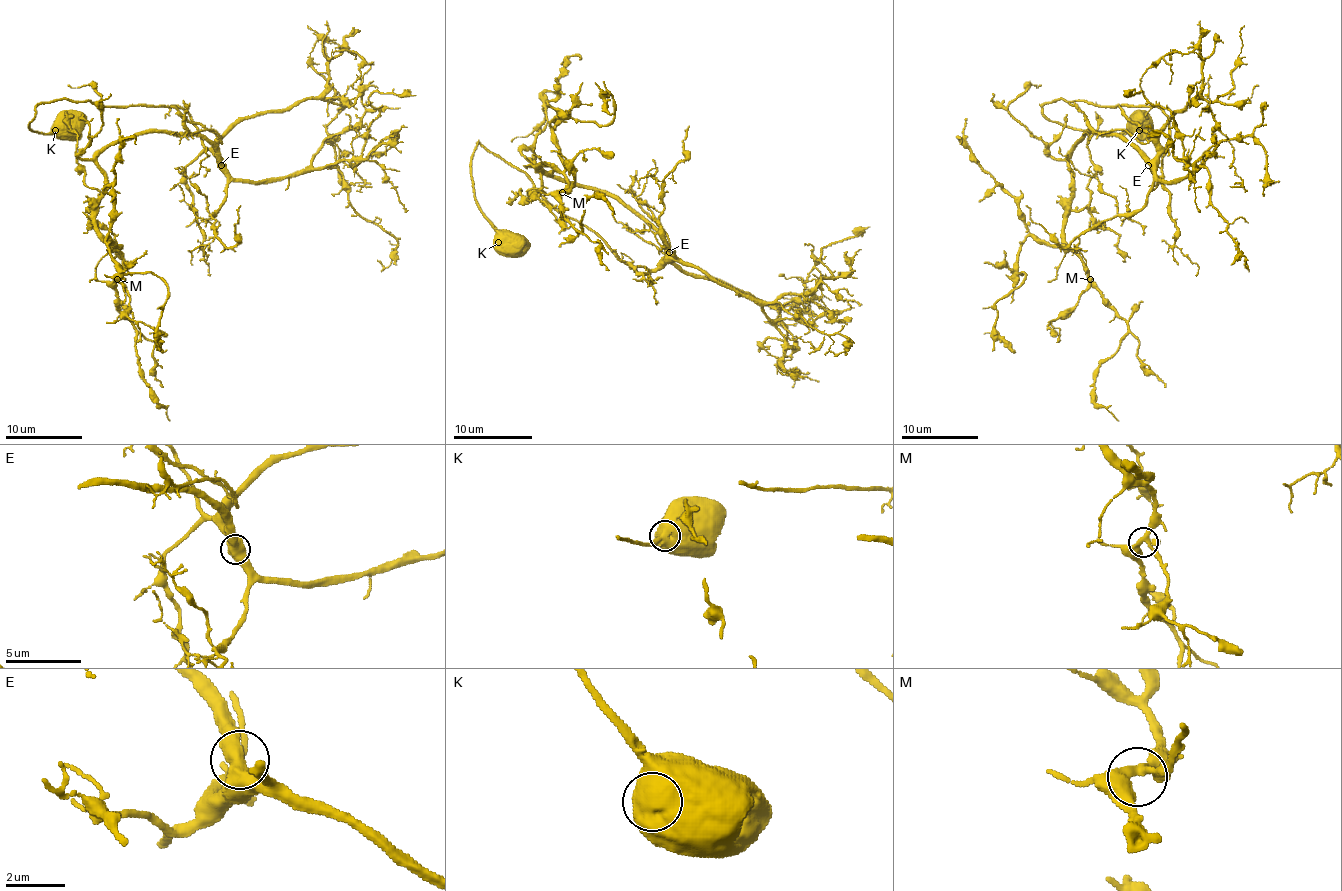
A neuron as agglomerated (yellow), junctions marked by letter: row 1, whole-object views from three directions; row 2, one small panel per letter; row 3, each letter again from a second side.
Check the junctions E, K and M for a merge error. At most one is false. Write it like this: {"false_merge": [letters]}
{"false_merge": []}

